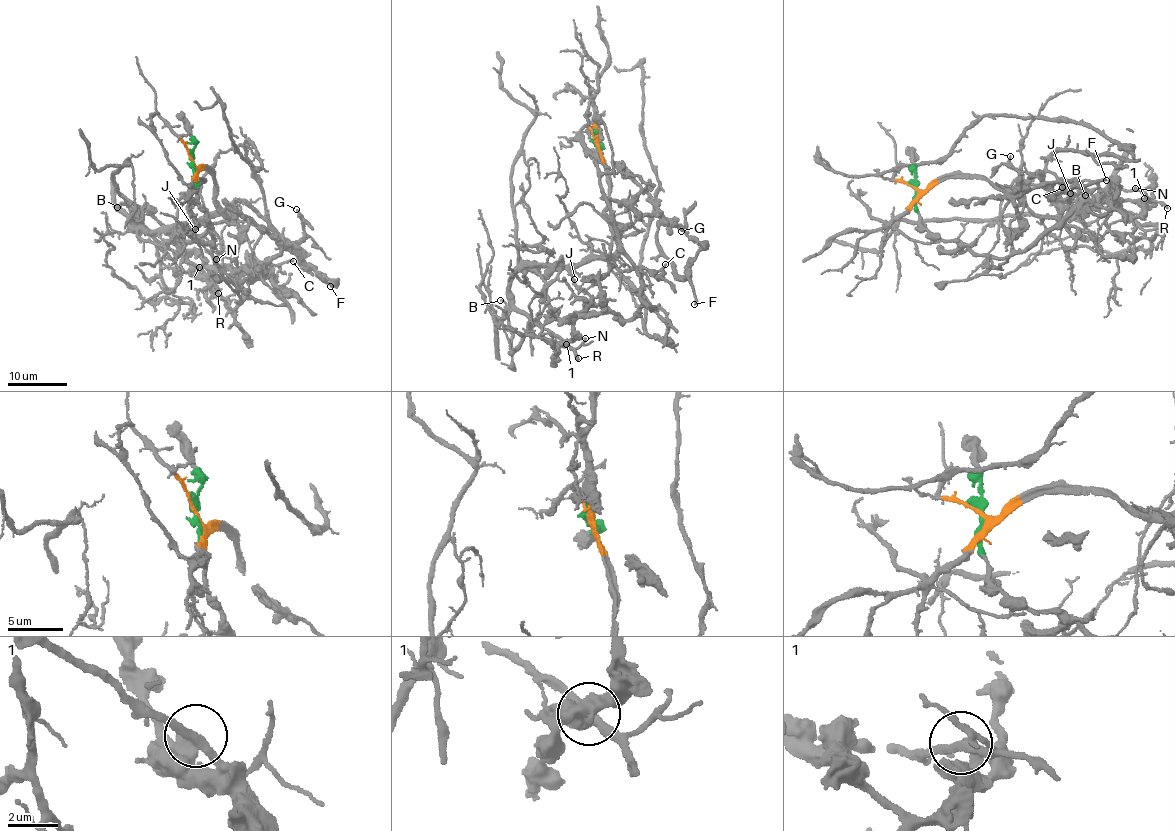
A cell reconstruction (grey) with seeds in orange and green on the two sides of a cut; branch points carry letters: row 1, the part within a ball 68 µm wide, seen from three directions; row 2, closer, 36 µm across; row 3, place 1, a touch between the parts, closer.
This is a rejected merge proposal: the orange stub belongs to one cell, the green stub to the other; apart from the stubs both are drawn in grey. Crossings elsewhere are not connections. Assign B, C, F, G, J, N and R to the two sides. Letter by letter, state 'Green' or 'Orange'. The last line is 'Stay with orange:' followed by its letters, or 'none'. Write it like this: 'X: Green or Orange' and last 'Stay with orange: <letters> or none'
B: Orange
C: Orange
F: Green
G: Green
J: Orange
N: Orange
R: Orange
Stay with orange: B, C, J, N, R

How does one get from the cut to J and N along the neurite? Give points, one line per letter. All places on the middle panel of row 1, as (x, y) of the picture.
J: (595, 139), (608, 175), (605, 216), (616, 249), (569, 270), (573, 284), (574, 279)
N: (595, 139), (616, 249), (578, 263), (521, 265), (510, 284), (519, 312), (573, 348), (585, 338)

